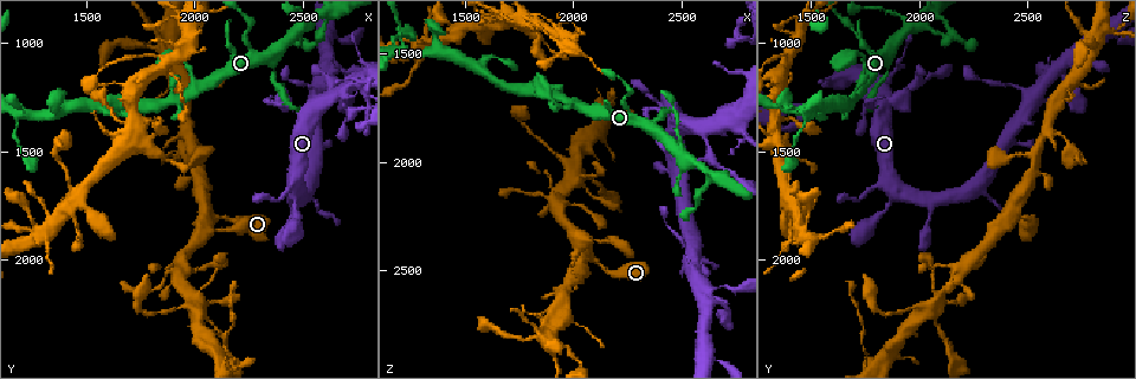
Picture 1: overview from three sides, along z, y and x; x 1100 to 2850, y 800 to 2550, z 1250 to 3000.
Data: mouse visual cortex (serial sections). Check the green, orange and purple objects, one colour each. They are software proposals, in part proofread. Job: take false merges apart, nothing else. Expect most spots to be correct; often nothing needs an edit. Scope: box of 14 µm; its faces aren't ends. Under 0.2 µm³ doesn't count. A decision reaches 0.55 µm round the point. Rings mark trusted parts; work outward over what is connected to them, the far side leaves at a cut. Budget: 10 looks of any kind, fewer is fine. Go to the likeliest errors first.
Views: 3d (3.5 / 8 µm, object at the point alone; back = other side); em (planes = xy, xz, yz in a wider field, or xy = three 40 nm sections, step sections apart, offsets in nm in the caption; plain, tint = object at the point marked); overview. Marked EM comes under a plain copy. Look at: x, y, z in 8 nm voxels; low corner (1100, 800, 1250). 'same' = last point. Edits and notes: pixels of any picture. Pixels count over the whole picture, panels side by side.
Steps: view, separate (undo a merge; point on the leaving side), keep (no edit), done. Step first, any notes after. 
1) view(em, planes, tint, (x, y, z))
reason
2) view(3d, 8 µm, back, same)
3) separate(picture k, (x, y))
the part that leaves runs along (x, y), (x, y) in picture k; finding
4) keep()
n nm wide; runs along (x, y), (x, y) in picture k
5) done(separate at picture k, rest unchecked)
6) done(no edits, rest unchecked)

view(3d, 3.5 µm, (1220, 1330, 1490))
calibre changes

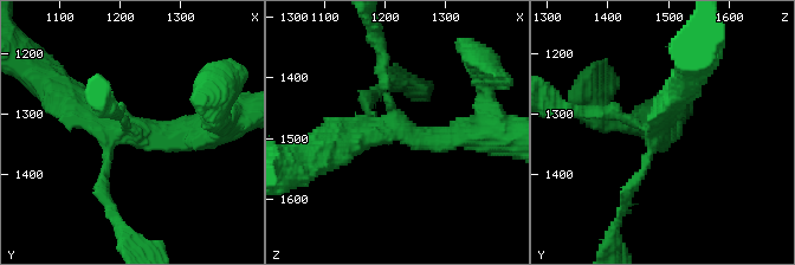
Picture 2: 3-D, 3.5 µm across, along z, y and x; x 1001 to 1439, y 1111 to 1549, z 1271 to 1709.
view(em, planes, tint, (1220, 1325, 1485))
need the tissue

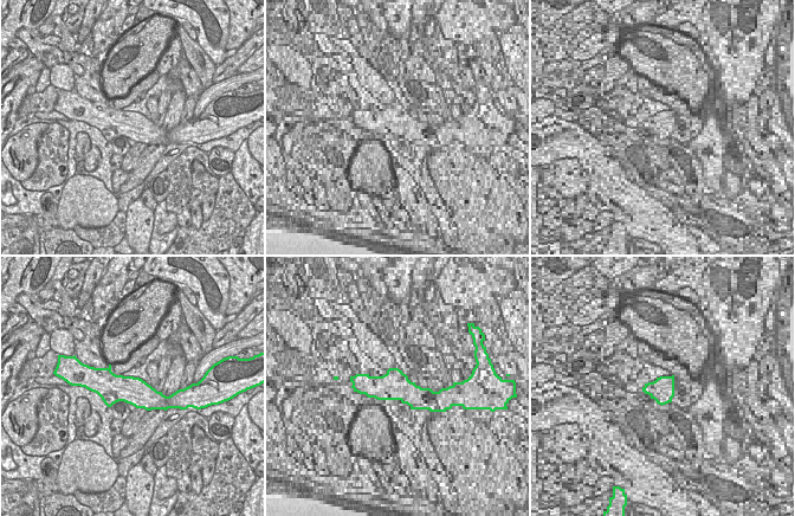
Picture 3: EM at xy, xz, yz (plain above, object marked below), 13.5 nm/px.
keep()
runs along (211, 133), (120, 129), (101, 187) in picture 2; one cell here

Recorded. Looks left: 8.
view(3d, 3.5 µm, (1930, 2210, 1980))
calibre changes

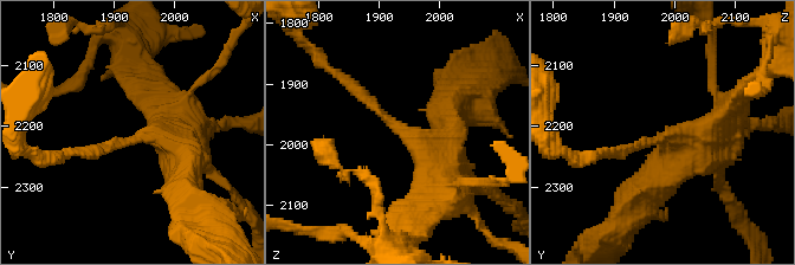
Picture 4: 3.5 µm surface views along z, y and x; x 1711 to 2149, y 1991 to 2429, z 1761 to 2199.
view(em, xy, step 3, tint, (1935, 2215, 1980))
now the EM

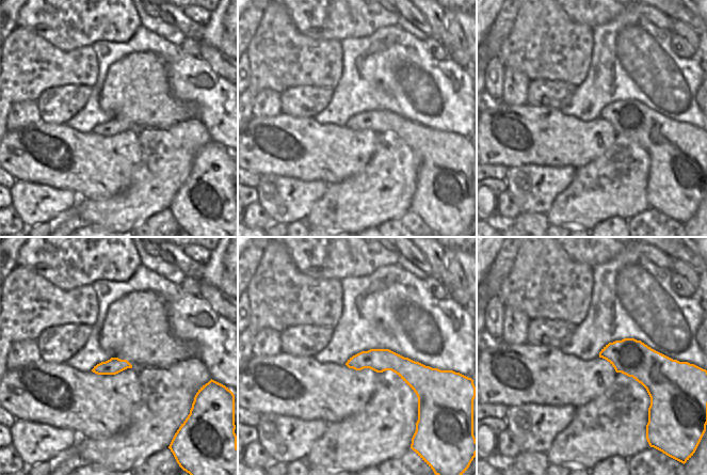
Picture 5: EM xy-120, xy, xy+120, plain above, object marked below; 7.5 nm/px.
keep()
arms of 150, 500 nm; runs along (445, 179), (445, 161), (343, 79) in picture 4; one cell here

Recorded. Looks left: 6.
view(3d, 3.5 µm, (1870, 1040, 2810))
sudden change in width

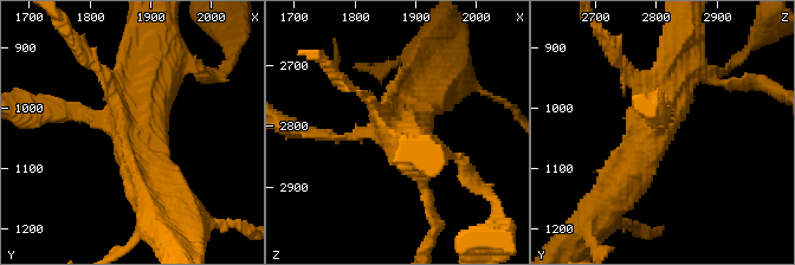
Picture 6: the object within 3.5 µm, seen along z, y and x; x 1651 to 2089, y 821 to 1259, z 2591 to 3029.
view(em, xy, step 3, tint, (1875, 1035, 2805))
4 arms; arms of 150, 200, 450, 500 nm; shape alone is not enough

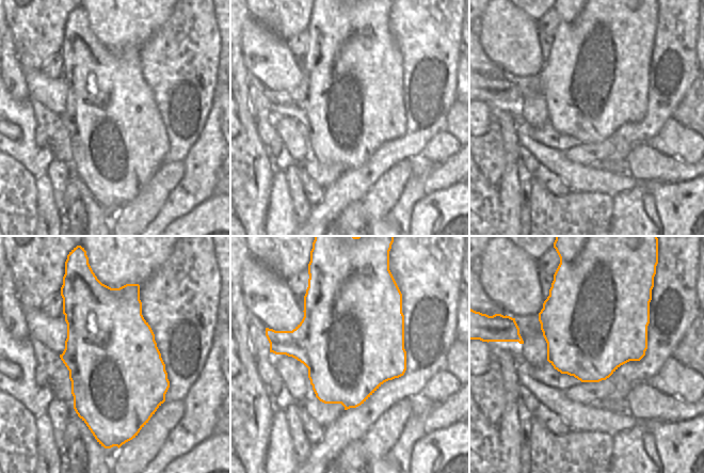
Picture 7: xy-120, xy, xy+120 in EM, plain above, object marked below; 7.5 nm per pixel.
keep()
runs along (618, 195), (652, 144), (685, 62) in picture 6; continuous, no second cell

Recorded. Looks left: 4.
view(3d, 3.5 µm, (2580, 1170, 2580))
small branch off a trunk

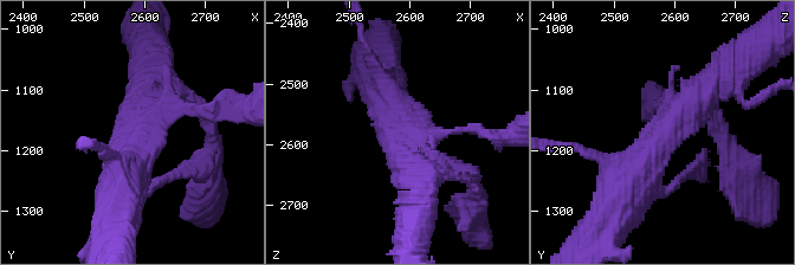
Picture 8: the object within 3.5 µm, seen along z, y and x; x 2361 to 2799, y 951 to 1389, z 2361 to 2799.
view(em, xy, step 2, tint, (2575, 1170, 2585))

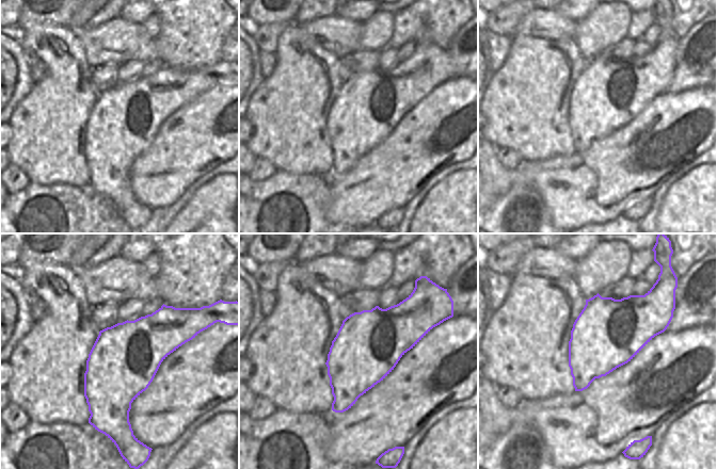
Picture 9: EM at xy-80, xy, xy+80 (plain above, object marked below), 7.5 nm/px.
keep()
arms of 150, 450, 600 nm; continuous, no second cell

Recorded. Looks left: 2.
done(no edits, rest unchecked)

